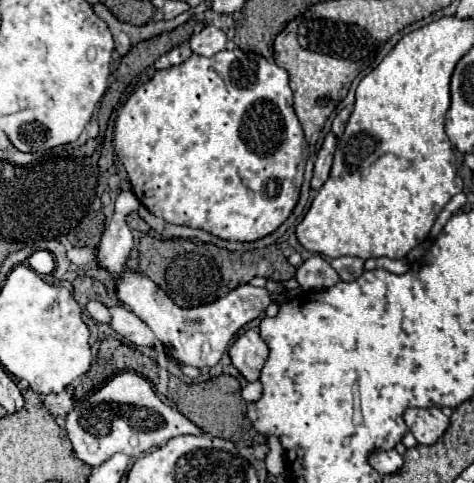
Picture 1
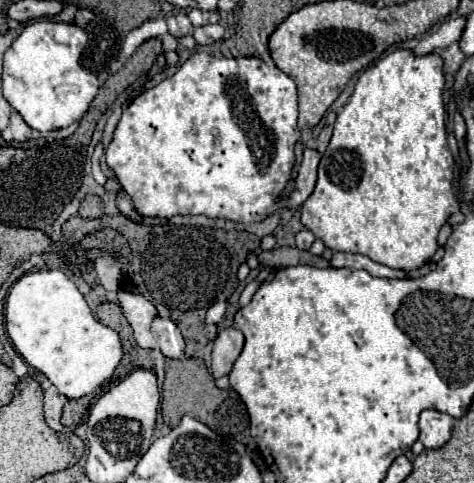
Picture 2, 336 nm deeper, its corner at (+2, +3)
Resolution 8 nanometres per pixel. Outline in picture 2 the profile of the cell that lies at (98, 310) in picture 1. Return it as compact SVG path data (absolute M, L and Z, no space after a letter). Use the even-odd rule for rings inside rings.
M118 290L118 302L124 308L124 314L134 330L138 330L138 346L142 348L156 348L156 342L152 338L150 324L158 316L158 310L152 302L148 302L140 294Z

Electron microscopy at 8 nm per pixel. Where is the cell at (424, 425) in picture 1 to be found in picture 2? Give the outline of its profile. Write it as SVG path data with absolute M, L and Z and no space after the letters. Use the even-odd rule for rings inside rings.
M424 410L420 414L420 442L426 448L440 448L450 440L454 418L438 412L438 410Z

